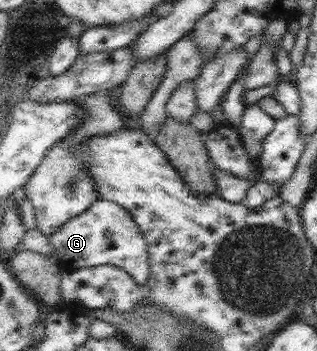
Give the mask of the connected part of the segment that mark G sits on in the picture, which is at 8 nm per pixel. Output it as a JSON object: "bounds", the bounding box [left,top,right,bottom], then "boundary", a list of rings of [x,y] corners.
{"bounds":[48,200,151,285],"boundary":[[[113,200],[94,201],[89,209],[59,226],[48,240],[55,258],[59,261],[61,272],[73,273],[93,266],[116,266],[138,285],[145,285],[151,275],[147,243],[139,226],[133,221],[129,211]]]}

